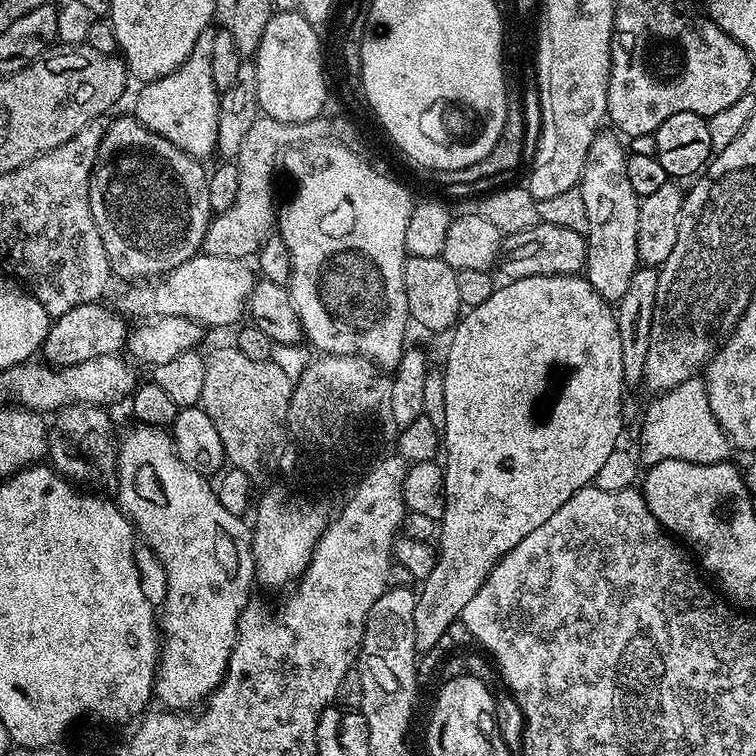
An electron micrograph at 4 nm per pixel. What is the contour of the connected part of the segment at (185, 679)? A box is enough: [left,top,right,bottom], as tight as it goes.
[114,426,256,710]

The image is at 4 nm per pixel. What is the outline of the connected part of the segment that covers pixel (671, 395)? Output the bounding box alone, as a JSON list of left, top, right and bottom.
[638,379,734,466]

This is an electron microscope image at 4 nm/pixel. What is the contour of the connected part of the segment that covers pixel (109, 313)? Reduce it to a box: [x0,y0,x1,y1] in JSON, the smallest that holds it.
[43,302,130,368]

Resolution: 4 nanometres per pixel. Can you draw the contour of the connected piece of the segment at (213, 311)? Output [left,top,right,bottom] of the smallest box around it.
[118,254,258,329]

